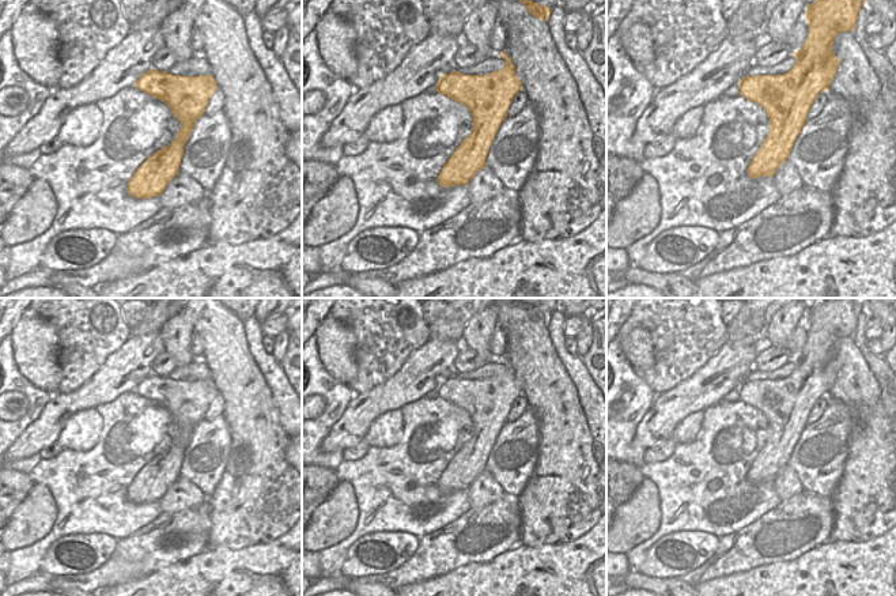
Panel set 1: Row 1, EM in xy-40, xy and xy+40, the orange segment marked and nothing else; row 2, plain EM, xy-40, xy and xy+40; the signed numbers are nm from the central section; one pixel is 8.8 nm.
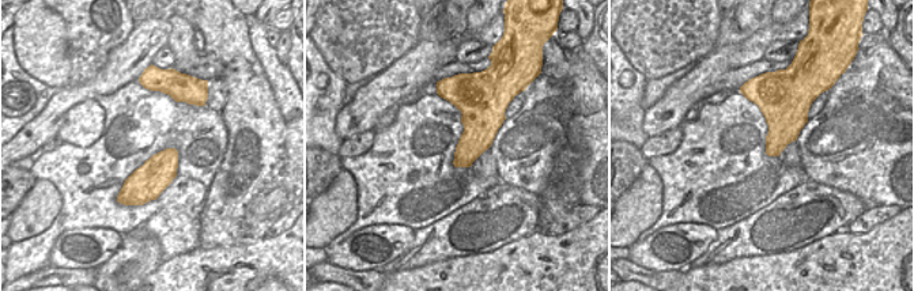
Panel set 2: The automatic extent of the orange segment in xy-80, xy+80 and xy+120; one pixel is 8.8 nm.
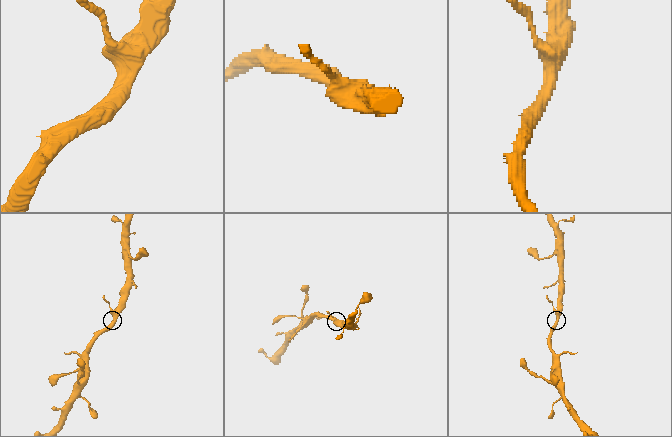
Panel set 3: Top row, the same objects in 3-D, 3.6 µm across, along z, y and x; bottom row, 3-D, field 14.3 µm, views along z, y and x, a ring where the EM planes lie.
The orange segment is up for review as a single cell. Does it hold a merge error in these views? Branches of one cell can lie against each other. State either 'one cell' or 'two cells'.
one cell

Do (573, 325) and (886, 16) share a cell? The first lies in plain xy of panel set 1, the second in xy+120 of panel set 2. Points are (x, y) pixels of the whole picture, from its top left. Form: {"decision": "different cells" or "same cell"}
{"decision": "different cells"}

